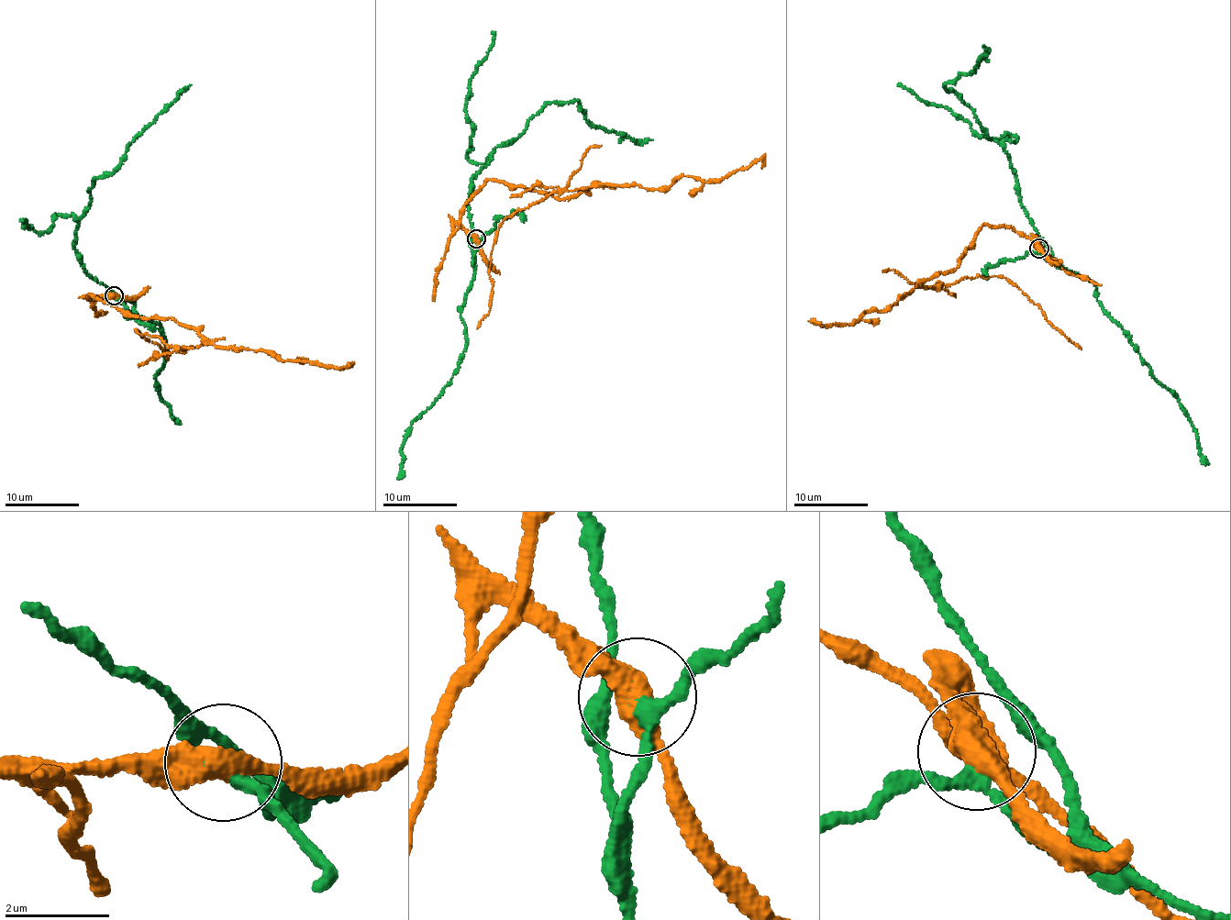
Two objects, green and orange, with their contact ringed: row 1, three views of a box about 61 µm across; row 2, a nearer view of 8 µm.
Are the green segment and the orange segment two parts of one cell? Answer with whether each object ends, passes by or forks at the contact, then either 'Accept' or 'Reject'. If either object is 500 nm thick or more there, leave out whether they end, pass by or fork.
At the ring green passes by. At the ring orange passes by. Reject

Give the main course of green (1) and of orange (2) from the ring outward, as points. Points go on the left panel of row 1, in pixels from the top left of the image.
1: (114, 296), (121, 301), (85, 270), (75, 220), (89, 205), (96, 178), (105, 178), (127, 146), (191, 84)
2: (114, 296), (87, 297), (199, 331), (204, 342), (195, 347), (171, 347), (136, 329), (169, 352), (168, 360)

